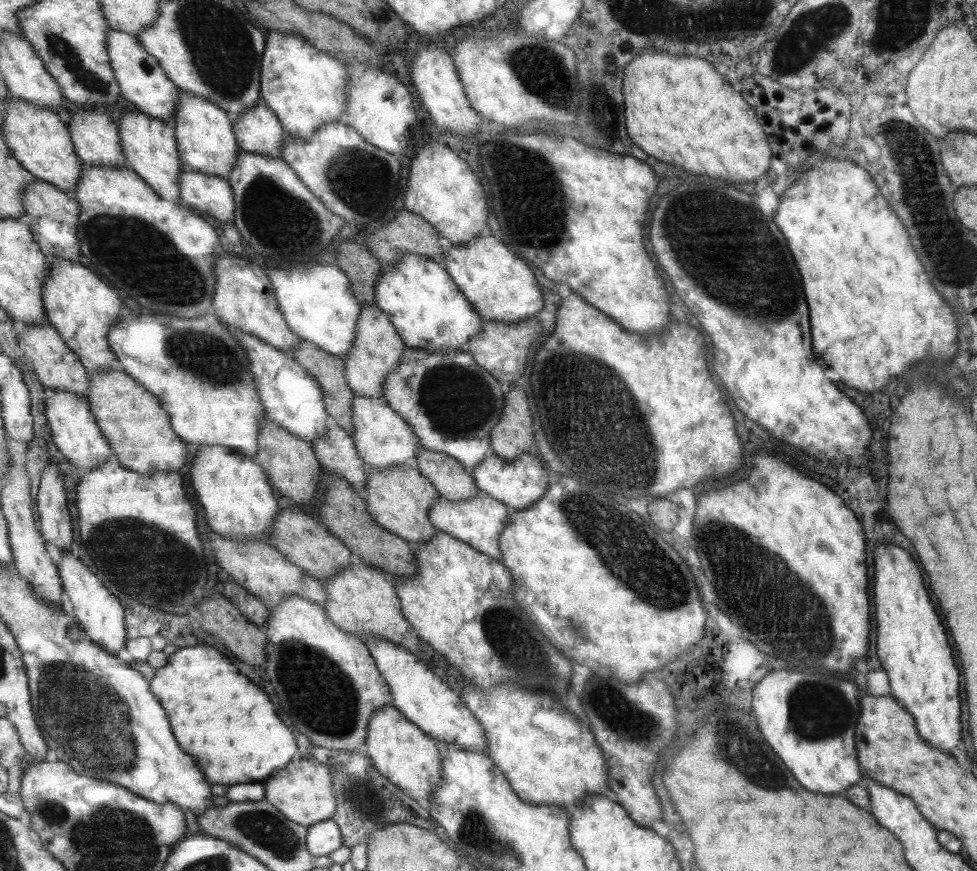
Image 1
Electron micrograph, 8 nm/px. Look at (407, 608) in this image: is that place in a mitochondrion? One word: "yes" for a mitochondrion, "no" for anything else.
no

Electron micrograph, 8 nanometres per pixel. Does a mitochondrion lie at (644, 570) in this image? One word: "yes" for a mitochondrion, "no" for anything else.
yes

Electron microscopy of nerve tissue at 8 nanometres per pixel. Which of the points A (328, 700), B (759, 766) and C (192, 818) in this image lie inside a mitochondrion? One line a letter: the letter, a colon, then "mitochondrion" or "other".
A: mitochondrion
B: mitochondrion
C: other

